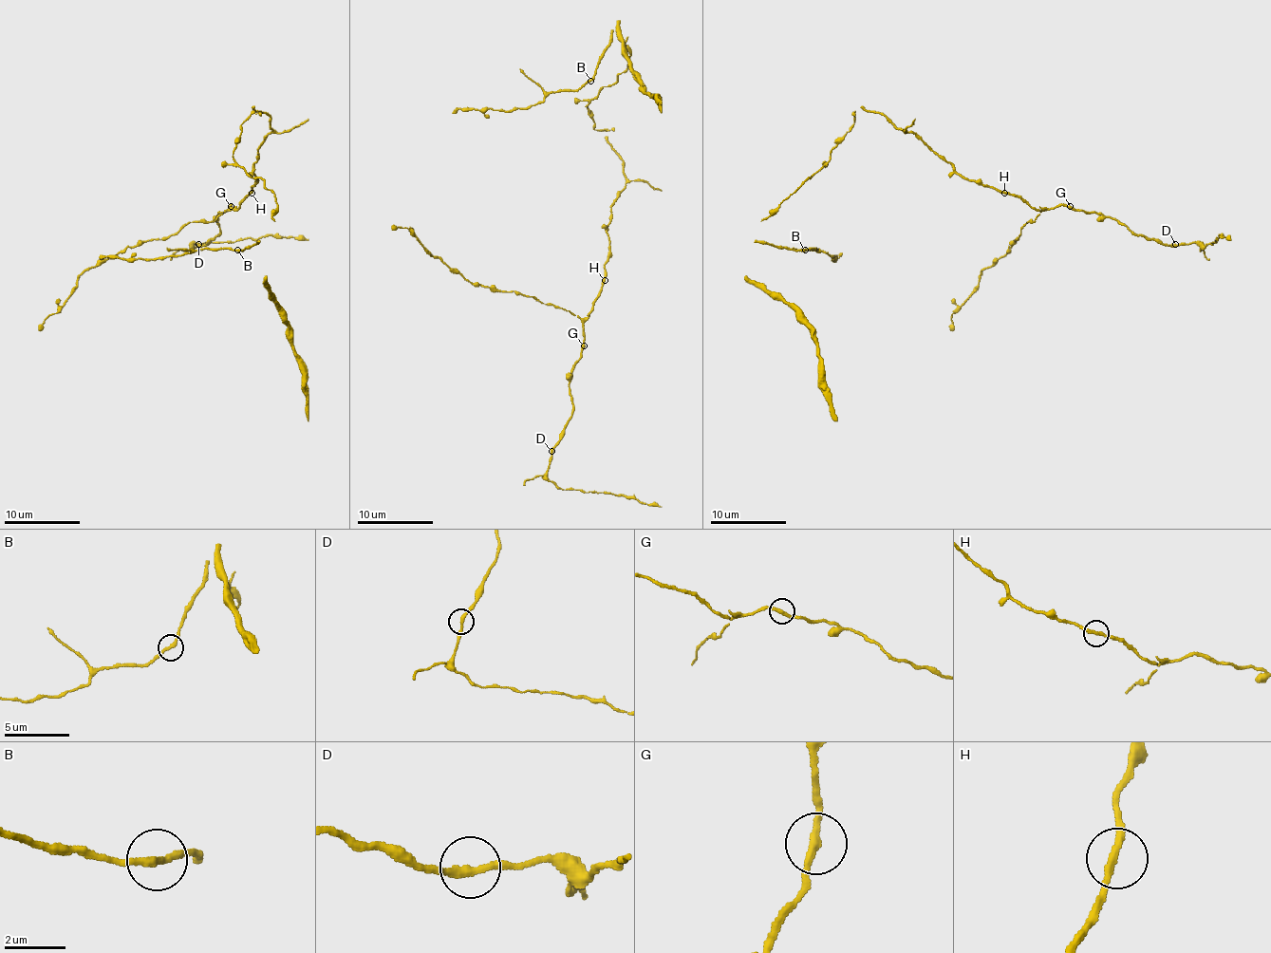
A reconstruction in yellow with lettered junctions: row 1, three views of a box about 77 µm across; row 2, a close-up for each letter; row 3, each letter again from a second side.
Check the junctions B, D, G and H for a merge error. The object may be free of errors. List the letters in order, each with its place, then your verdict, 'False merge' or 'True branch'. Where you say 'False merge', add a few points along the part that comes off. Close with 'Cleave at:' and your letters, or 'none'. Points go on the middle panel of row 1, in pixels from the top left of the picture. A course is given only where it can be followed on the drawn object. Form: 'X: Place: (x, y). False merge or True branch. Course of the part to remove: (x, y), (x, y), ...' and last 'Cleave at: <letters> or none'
B: Place: (590, 81). True branch
D: Place: (551, 451). True branch
G: Place: (584, 345). True branch
H: Place: (605, 280). True branch
Cleave at: none

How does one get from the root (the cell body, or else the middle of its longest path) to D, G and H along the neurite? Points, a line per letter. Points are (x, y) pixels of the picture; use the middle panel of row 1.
D: (625, 180), (607, 225), (604, 284), (584, 324), (584, 347), (569, 382), (572, 418), (551, 451)
G: (625, 180), (625, 190), (611, 206), (609, 257), (604, 265), (600, 295), (584, 324), (584, 345)
H: (625, 180), (625, 190), (611, 206), (611, 221), (607, 225), (609, 257), (604, 265), (604, 280)

